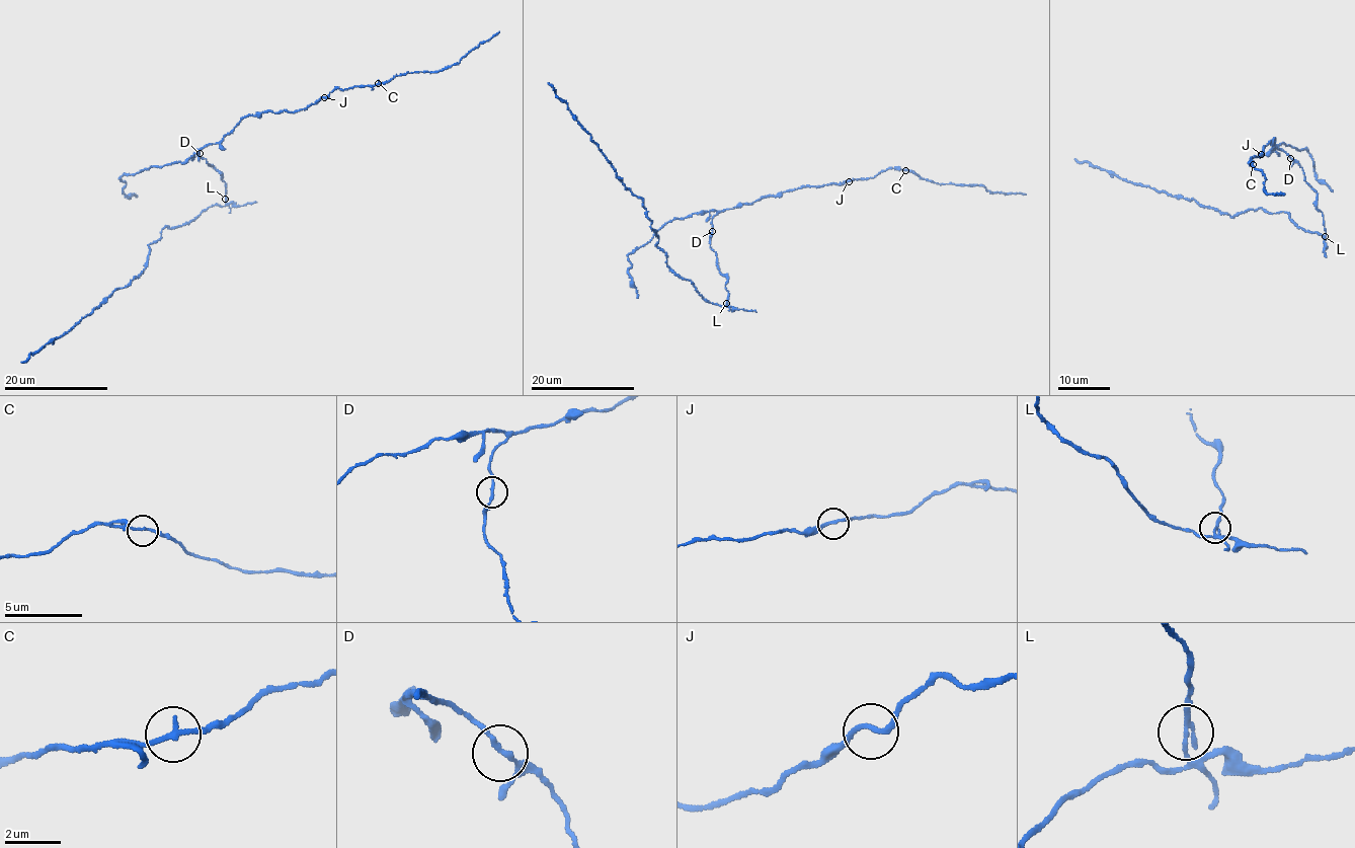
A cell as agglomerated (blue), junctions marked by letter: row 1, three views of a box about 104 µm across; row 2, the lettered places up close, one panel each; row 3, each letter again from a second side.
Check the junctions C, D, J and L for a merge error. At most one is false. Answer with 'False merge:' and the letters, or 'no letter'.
False merge: L

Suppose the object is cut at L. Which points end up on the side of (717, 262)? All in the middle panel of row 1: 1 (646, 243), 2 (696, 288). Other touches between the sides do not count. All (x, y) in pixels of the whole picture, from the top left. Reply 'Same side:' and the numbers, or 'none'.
Same side: 1

